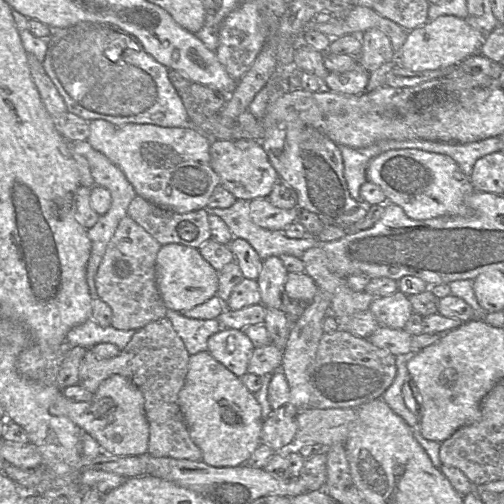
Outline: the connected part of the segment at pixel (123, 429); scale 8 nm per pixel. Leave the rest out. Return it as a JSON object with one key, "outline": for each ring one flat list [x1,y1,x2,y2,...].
{"outline":[[112,375,104,380,91,400,75,402,67,399,60,391,49,412,65,416,83,432,92,436,102,451,115,456,138,456,147,453,149,424,145,416,144,397,141,391,126,377]]}

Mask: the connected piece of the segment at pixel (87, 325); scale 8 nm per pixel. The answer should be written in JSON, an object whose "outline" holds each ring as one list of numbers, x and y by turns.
{"outline":[[89,319,72,328,67,334,66,342,71,347,81,346,87,350,100,343,112,343,122,351,136,332,135,329,118,330,112,326,102,327]]}

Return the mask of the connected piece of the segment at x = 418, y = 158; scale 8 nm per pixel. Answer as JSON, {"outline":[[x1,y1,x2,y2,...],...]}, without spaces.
{"outline":[[419,149,390,150,373,158,367,167,367,181,378,185,387,197,387,203,400,206,405,214,413,220,428,220,432,218,453,215,467,216,470,211,467,206,467,196,475,191,458,164,449,156,422,151]]}

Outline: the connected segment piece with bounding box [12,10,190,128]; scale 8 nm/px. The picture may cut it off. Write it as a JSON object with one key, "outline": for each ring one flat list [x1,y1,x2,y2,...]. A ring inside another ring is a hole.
{"outline":[[12,10,12,16,25,51,42,62,69,113,87,122,105,120,116,126,152,124,160,127,190,128,186,109,169,80,169,69,147,54,131,35,111,24,82,22,67,28,53,29,50,37,38,38,30,32,27,17,16,10]]}

